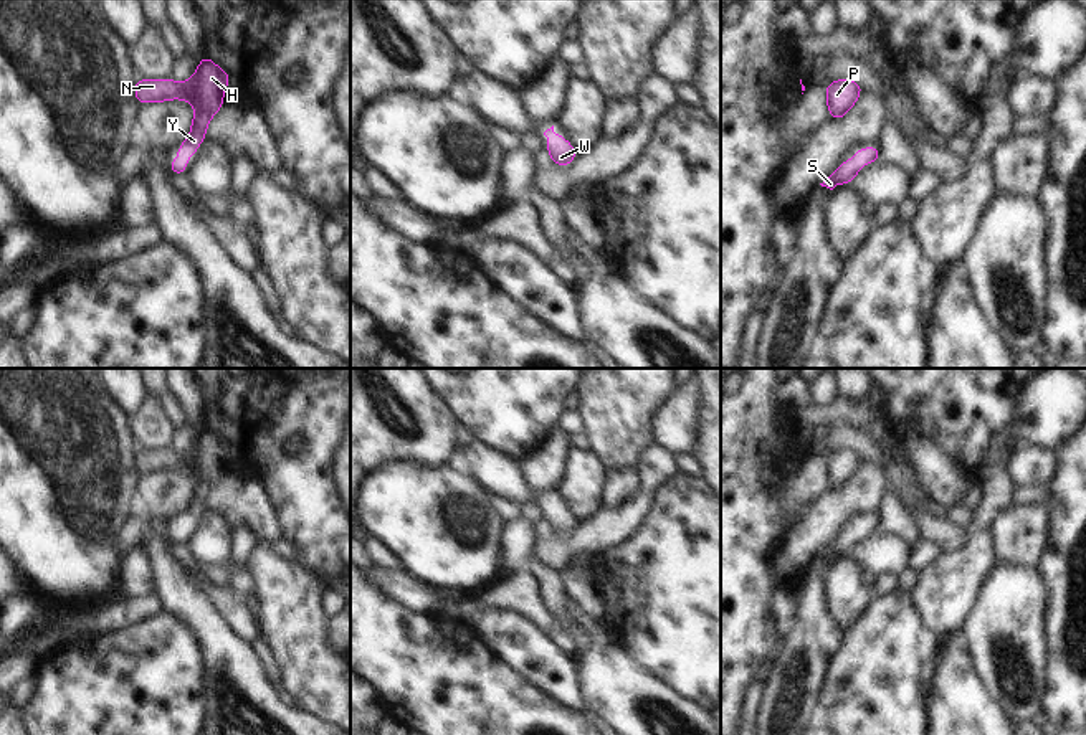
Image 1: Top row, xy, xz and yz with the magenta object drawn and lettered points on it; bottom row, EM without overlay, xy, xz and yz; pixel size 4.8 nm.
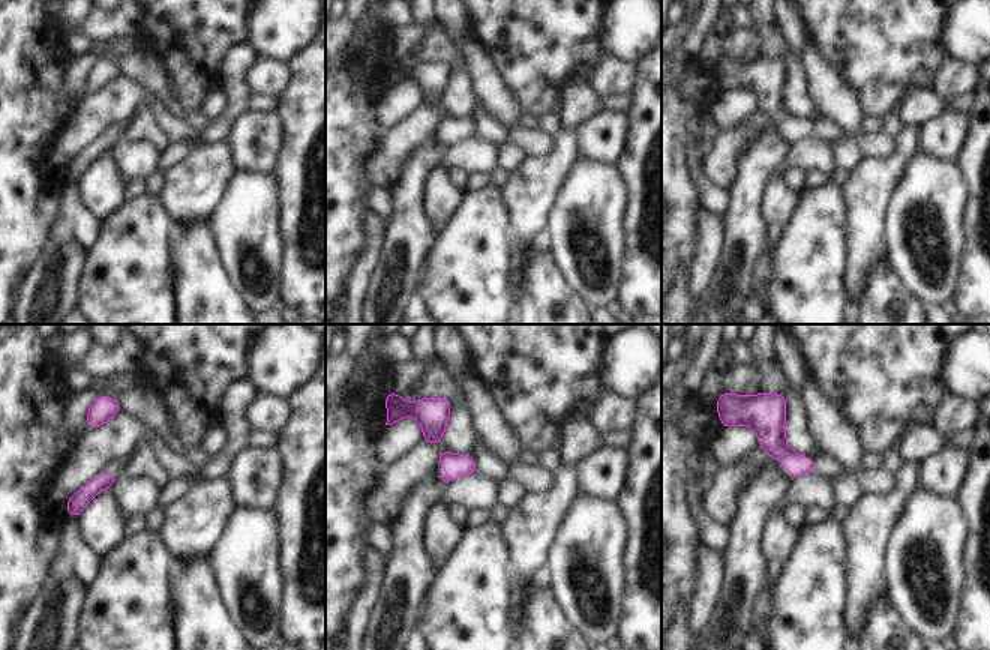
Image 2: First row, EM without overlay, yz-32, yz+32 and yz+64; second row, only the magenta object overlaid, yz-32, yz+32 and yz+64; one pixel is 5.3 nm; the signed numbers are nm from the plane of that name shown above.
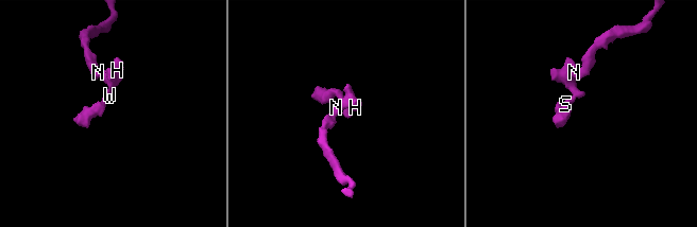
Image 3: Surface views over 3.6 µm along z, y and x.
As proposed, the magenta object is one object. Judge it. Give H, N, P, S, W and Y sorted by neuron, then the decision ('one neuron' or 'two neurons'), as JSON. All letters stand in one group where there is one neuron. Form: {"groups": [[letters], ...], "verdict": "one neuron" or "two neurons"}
{"groups": [["H", "N", "P", "S", "W", "Y"]], "verdict": "one neuron"}

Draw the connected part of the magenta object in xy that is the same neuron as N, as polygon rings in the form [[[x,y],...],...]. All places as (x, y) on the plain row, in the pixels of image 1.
[[[207,424],[200,429],[192,449],[177,453],[174,449],[137,449],[134,464],[137,472],[162,472],[169,469],[185,469],[193,474],[195,486],[192,500],[180,514],[179,525],[170,533],[170,543],[185,543],[187,529],[192,527],[205,510],[210,489],[223,476],[223,464],[231,448],[218,438]]]

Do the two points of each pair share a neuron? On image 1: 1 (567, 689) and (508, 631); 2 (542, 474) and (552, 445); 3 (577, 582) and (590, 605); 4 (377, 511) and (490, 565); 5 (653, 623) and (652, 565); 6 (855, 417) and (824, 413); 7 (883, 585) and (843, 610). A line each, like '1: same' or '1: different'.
1: same
2: same
3: same
4: same
5: same
6: same
7: different

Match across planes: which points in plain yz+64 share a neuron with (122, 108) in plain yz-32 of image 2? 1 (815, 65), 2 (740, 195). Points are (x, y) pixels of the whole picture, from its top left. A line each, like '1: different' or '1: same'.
1: different
2: different

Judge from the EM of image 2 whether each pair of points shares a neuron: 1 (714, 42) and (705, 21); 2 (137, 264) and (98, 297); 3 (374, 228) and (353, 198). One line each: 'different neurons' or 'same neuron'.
1: different neurons
2: same neuron
3: different neurons

